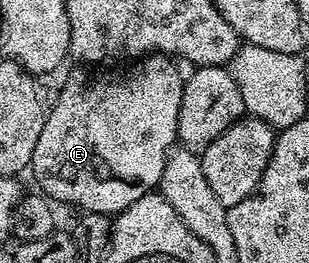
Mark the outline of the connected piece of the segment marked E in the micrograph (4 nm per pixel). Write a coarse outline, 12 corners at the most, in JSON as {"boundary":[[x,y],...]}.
{"boundary":[[77,70],[31,173],[50,201],[116,214],[160,185],[186,77]]}

